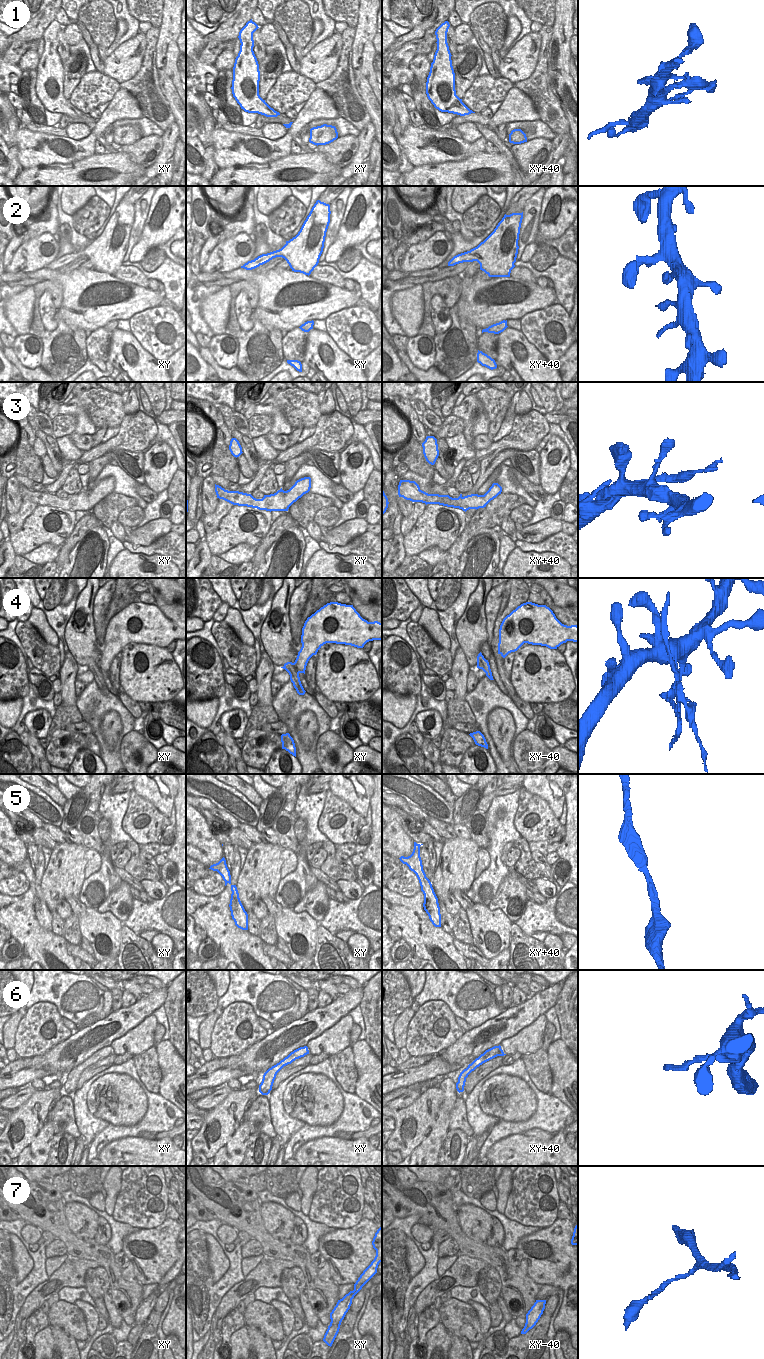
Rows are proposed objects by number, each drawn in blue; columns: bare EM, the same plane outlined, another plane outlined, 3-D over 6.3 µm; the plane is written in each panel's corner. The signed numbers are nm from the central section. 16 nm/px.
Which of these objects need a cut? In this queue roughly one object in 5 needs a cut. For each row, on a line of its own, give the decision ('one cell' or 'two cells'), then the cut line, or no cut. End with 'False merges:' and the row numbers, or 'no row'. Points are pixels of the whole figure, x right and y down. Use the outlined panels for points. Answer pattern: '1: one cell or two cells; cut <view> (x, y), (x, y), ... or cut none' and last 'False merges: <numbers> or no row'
1: one cell; cut none
2: one cell; cut none
3: two cells; cut xy (239, 492), (231, 503)
4: two cells; cut xy (297, 655), (308, 660)
5: one cell; cut none
6: one cell; cut none
7: two cells; cut xy (330, 1324), (339, 1325)
False merges: 3, 4, 7

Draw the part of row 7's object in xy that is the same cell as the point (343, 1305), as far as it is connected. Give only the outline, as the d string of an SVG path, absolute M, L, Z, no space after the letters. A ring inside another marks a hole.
M382 1226L377 1230L372 1241L373 1248L376 1250L376 1256L371 1264L363 1271L356 1283L354 1290L338 1300L336 1306L330 1313L330 1325L341 1325L346 1313L350 1309L352 1299L362 1289L362 1287L377 1273L377 1268L382 1262Z

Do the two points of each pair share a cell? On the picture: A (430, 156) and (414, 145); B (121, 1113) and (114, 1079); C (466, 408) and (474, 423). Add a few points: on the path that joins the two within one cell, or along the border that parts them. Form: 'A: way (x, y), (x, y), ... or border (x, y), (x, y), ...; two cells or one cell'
A: way (426, 152), (418, 149); one cell
B: way (121, 1105), (123, 1102), (116, 1092), (116, 1087); one cell
C: way (470, 412), (474, 419); one cell

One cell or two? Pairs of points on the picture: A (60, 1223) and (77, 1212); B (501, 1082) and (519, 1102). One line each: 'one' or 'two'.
A: two
B: one

